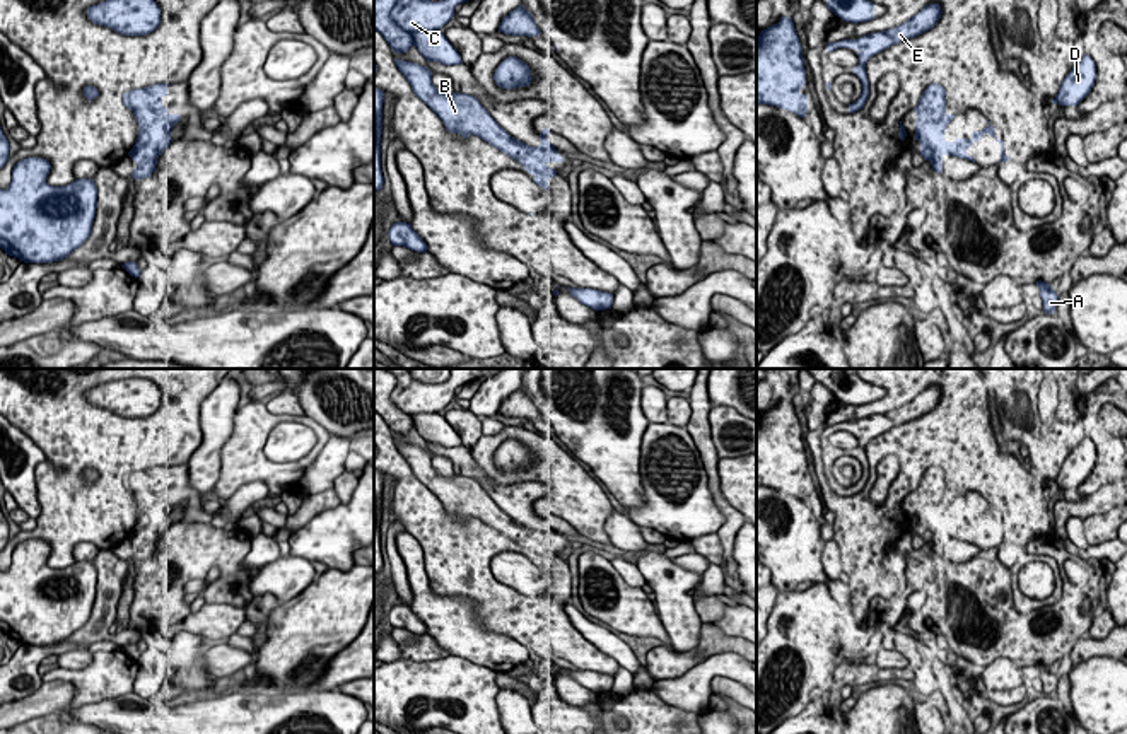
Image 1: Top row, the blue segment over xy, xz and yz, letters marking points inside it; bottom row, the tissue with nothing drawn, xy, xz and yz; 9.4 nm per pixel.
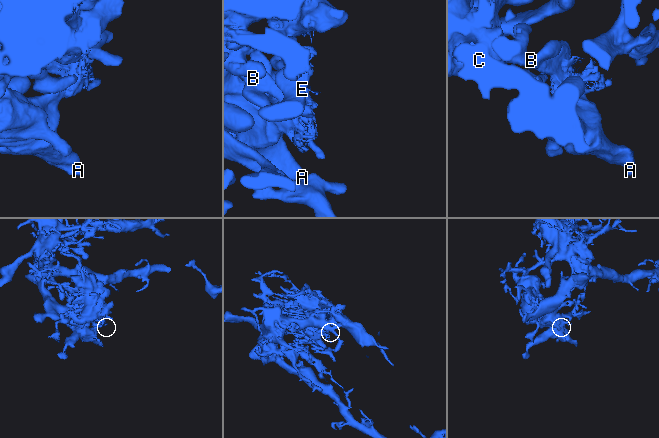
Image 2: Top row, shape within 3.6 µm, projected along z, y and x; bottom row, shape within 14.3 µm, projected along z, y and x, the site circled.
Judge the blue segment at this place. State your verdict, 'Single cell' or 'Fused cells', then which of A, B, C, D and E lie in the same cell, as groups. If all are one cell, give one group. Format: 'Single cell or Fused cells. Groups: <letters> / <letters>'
Single cell. Groups: A B C D E

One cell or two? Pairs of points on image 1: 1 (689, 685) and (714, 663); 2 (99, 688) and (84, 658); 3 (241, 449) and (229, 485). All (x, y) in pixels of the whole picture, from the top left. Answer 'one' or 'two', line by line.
1: one
2: two
3: one

